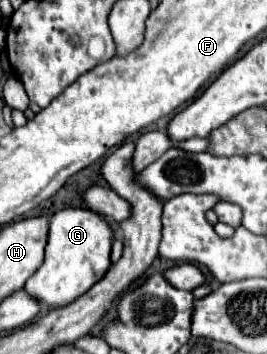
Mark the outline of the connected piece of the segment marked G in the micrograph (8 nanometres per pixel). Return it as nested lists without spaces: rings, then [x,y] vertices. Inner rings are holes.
[[[87,208],[59,210],[49,224],[49,242],[45,248],[45,262],[27,280],[25,290],[45,306],[51,306],[51,308],[65,306],[67,302],[79,298],[97,280],[105,276],[105,272],[111,266],[111,260],[109,260],[111,242],[113,242],[113,230],[101,214]]]

